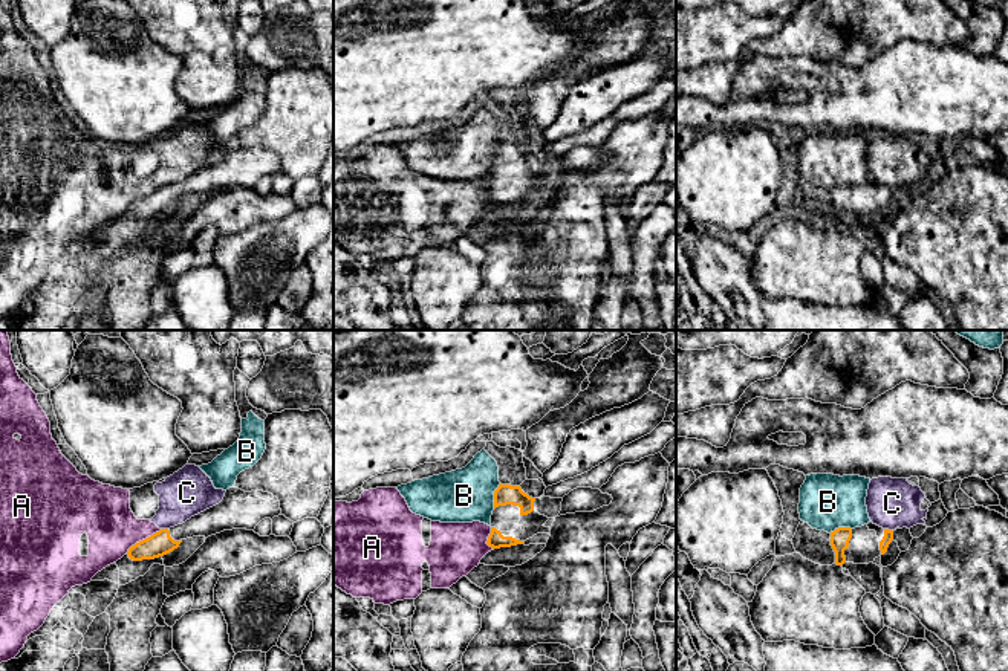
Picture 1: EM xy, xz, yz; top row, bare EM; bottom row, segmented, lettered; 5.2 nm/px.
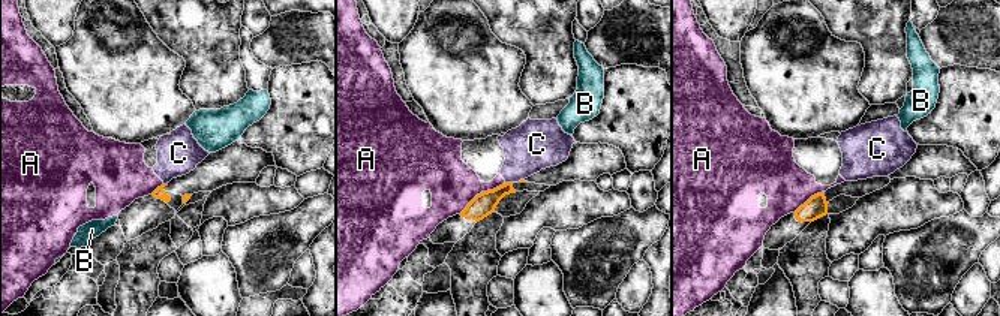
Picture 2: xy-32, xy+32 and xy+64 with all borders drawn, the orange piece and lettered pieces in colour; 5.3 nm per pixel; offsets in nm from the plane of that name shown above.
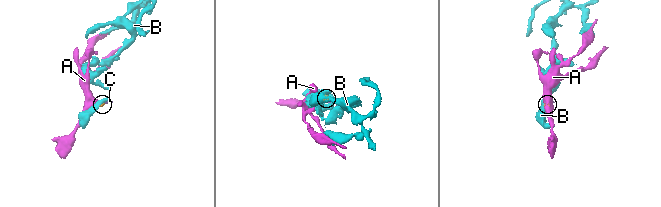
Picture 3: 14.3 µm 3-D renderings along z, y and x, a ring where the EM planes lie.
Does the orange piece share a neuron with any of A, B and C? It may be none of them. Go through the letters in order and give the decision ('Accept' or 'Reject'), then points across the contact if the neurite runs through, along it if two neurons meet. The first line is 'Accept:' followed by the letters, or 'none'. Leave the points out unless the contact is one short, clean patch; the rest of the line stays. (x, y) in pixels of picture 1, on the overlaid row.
Accept: none
A: Reject
B: Reject. Boundary: xz (500, 483), (494, 491), (493, 508)
C: Reject. Boundary: yz (884, 528), (892, 531)

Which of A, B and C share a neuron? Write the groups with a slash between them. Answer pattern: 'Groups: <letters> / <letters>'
Groups: A C / B

